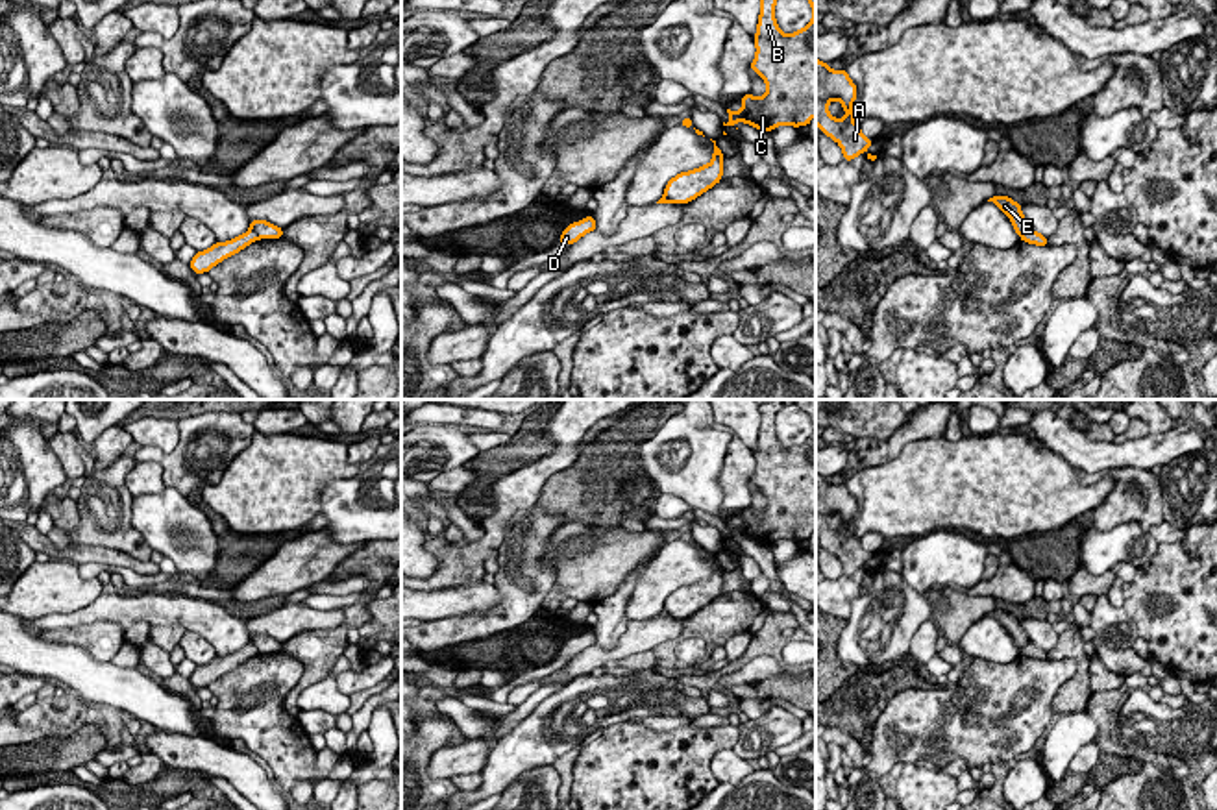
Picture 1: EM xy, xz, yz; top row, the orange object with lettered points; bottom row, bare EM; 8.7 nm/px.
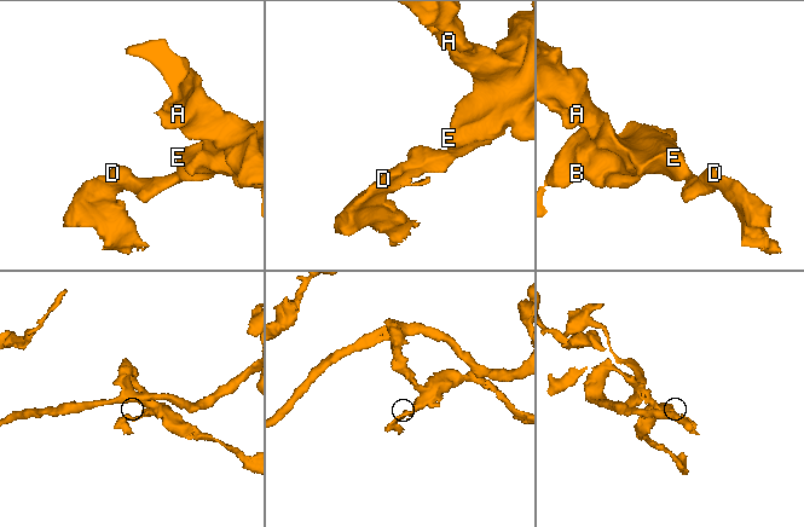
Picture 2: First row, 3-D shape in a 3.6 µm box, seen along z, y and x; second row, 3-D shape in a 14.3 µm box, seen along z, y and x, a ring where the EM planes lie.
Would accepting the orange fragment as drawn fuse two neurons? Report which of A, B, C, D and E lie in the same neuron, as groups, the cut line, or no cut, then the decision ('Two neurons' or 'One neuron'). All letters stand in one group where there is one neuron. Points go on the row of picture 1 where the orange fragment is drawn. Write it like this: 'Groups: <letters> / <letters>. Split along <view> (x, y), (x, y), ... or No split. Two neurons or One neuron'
Groups: A B C E / D. Split along xy (250, 226), (259, 237). Two neurons

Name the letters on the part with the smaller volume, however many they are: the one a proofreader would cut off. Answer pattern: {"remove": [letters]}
{"remove": ["D"]}

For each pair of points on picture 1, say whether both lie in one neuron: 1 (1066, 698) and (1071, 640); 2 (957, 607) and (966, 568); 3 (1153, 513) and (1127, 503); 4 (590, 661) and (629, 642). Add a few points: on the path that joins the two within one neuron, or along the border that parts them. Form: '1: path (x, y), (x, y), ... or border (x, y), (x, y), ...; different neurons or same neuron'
1: path (1079, 683), (1079, 655); same neuron
2: border (947, 585), (964, 590); different neurons
3: path (1147, 511), (1132, 503); same neuron
4: path (600, 657), (620, 651); same neuron

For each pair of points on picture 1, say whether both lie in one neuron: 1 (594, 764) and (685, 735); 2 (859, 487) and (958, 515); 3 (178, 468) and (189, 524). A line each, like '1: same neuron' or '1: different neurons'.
1: same neuron
2: same neuron
3: different neurons

